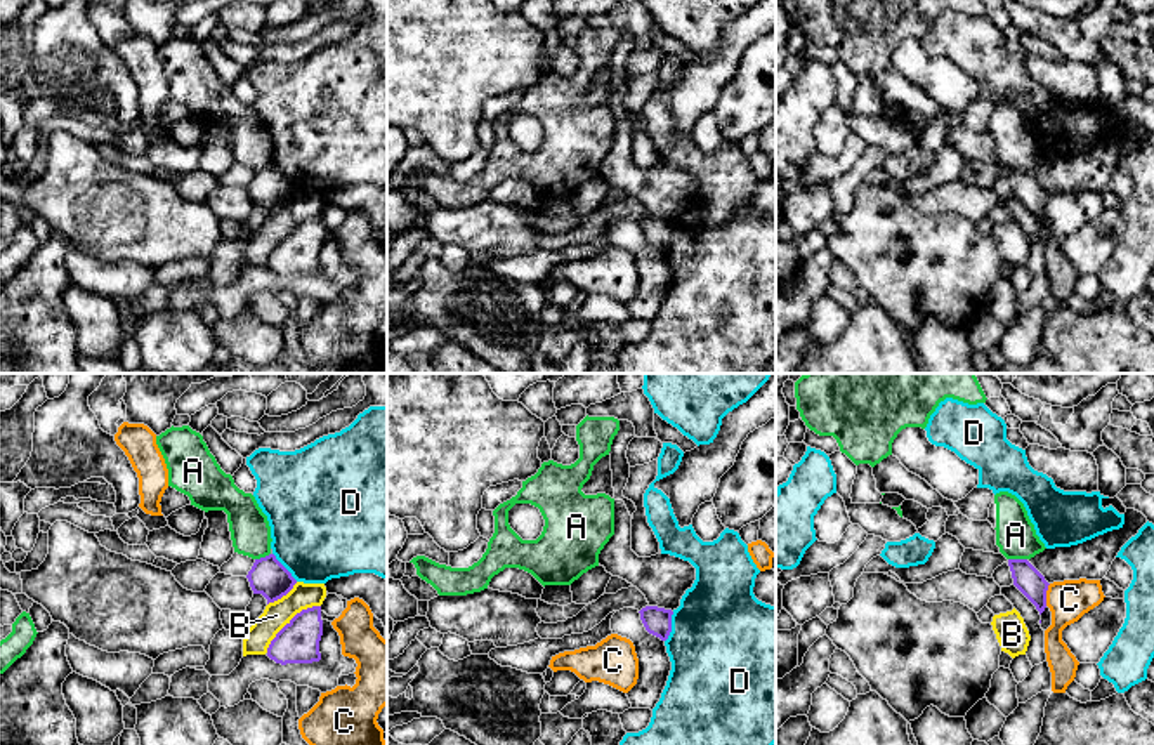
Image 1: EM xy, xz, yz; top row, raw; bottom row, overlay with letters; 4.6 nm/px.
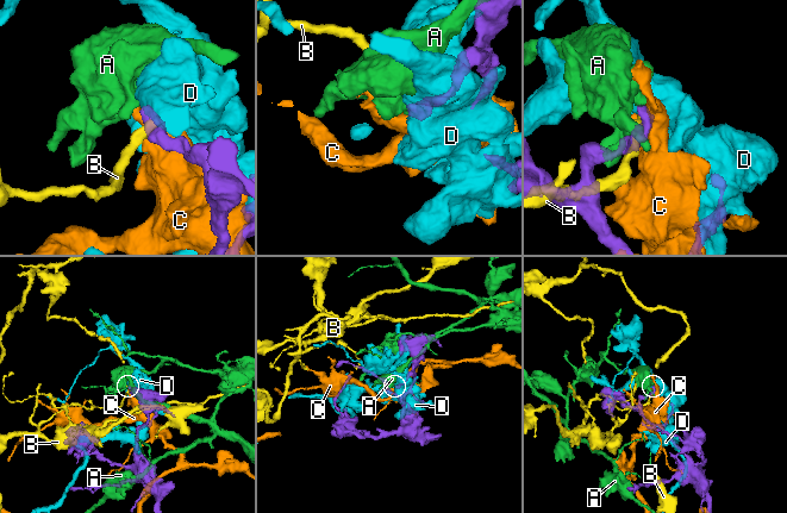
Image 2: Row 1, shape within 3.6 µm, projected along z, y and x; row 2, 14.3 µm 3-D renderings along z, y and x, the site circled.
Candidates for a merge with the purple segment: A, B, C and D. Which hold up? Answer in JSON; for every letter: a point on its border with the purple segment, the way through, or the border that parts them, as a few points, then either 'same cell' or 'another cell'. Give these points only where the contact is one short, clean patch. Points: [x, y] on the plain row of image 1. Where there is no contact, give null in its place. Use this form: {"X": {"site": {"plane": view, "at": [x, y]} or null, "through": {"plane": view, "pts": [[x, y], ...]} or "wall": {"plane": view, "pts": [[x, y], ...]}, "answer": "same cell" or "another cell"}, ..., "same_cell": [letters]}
{"A": {"site": {"plane": "yz", "at": [1017, 171]}, "wall": {"plane": "yz", "pts": [[1009, 169], [1026, 171]]}, "answer": "another cell"}, "B": {"site": {"plane": "xy", "at": [290, 233]}, "wall": {"plane": "xy", "pts": [[320, 216], [302, 219], [276, 245], [266, 263]]}, "answer": "another cell"}, "C": {"site": {"plane": "yz", "at": [1045, 205]}, "answer": "another cell"}, "D": {"site": {"plane": "xz", "at": [670, 238]}, "answer": "another cell"}, "same_cell": []}

